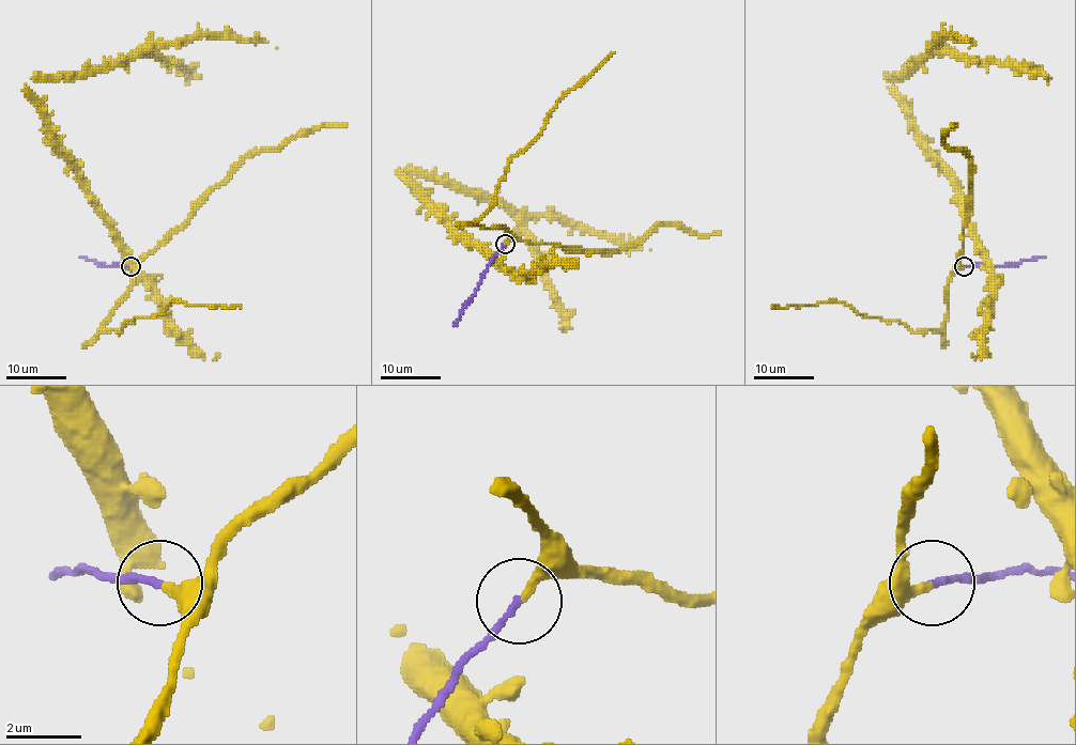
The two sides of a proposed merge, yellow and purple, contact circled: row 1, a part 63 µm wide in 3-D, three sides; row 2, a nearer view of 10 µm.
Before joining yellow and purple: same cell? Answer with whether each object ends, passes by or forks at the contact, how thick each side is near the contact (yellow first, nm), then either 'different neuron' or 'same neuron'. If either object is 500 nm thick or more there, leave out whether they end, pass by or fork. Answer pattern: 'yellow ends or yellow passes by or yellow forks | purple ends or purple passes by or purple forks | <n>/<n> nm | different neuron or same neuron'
yellow ends | purple ends | 280/170 nm | same neuron

